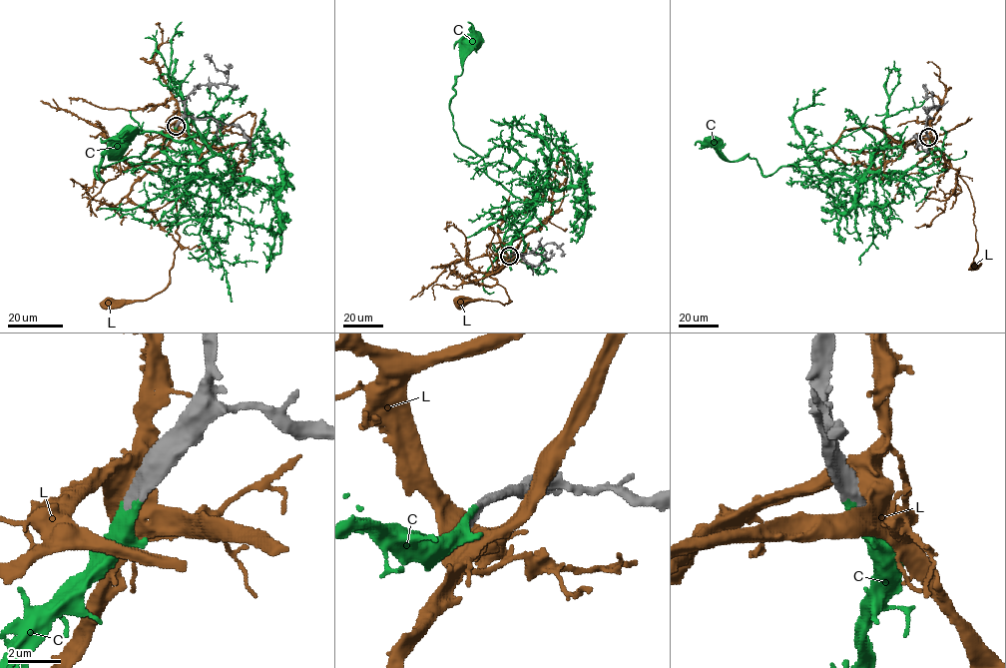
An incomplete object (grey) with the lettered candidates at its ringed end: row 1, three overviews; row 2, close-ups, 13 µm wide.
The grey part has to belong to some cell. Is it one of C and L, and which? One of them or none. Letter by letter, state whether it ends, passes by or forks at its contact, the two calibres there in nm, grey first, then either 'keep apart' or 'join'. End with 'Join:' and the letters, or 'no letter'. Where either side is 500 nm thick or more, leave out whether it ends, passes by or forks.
C: it ends | 480/360 nm | join
L: 550/750 nm | keep apart
Join: C

